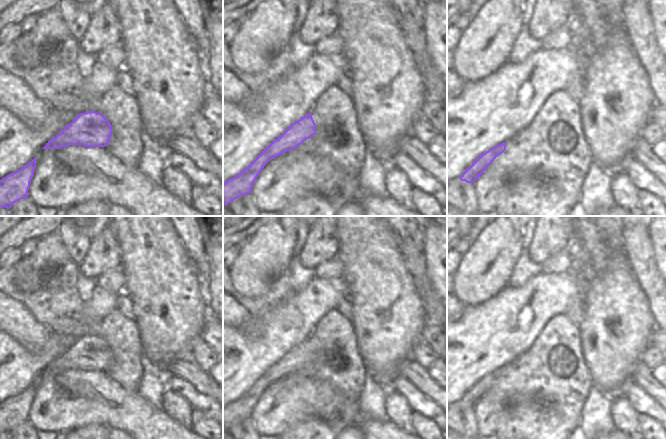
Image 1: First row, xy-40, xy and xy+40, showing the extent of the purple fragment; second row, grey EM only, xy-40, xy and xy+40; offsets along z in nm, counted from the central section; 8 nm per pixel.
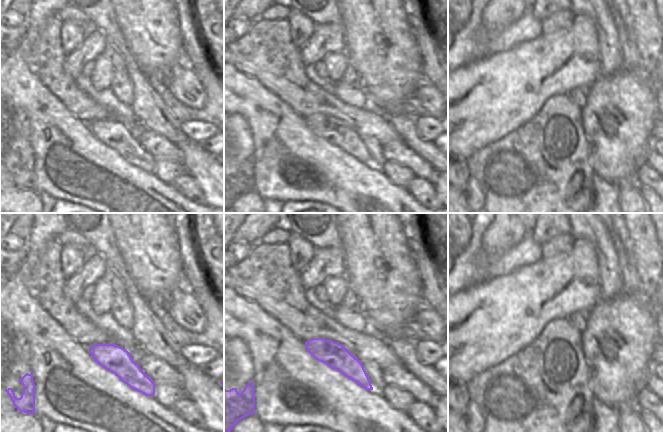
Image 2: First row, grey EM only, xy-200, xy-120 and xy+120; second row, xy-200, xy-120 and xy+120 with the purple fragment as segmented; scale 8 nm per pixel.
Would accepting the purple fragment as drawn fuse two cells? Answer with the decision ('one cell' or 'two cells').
one cell

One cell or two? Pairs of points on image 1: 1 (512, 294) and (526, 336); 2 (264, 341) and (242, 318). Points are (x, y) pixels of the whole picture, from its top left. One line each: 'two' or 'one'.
1: one
2: two

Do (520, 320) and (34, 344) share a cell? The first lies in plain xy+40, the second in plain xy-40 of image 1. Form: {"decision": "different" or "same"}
{"decision": "different"}

